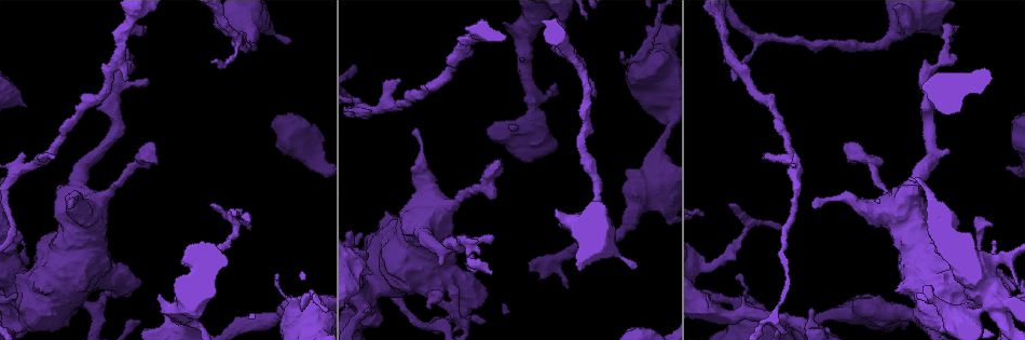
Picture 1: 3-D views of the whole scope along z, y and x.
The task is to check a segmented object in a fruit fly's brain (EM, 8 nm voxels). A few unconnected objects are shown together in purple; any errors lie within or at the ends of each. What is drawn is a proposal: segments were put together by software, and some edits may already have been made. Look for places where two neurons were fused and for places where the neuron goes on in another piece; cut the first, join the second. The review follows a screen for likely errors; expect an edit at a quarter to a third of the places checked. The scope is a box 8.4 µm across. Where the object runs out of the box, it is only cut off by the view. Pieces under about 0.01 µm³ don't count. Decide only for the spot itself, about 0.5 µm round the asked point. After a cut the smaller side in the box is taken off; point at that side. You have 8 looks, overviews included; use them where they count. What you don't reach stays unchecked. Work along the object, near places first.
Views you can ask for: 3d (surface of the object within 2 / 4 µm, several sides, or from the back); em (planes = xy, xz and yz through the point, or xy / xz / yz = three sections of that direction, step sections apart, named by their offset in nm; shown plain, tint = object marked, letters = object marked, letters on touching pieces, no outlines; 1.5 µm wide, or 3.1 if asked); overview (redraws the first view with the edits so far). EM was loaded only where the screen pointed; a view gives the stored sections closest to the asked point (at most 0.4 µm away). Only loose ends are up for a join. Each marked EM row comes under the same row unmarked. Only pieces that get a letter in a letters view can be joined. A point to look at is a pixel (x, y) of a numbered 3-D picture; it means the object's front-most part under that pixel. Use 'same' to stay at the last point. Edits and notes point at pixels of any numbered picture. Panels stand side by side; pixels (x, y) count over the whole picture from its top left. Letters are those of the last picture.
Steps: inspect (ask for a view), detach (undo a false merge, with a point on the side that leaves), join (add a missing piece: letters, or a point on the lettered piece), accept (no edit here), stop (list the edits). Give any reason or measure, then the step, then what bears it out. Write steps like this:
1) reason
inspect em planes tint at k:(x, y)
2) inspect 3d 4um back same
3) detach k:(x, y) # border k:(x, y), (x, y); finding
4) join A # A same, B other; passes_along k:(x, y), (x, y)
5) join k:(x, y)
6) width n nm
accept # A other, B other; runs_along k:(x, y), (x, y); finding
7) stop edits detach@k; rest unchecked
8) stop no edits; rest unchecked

thick turns thin
inspect em yz step 4 tint at 1:(991, 265)

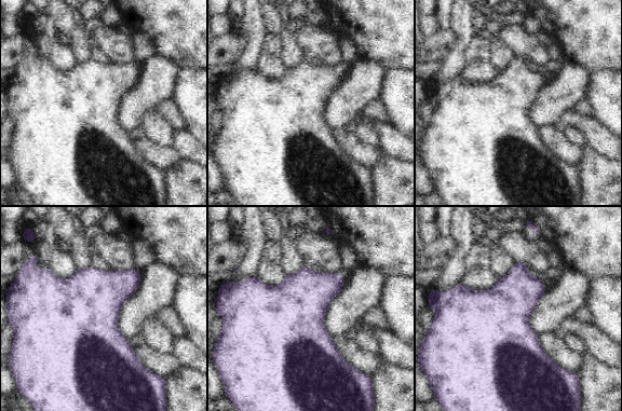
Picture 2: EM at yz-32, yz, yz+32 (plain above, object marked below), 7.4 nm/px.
inspect em planes letters same

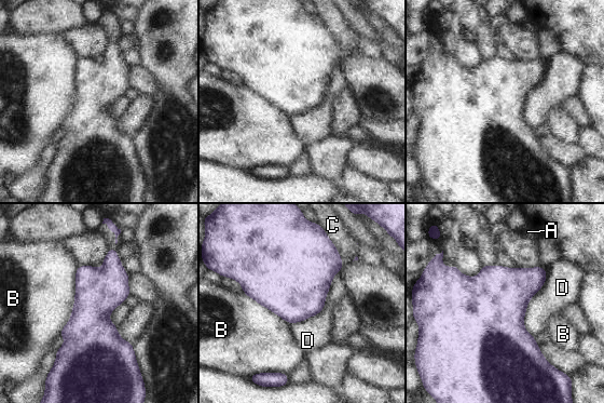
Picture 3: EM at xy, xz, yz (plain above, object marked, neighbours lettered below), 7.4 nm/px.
accept # A other, B other, C other, D other; border 3:(547, 270), (525, 311), (533, 337); continuous, no second neuron

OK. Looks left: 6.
free end
inspect 3d 4um at 1:(27, 105)

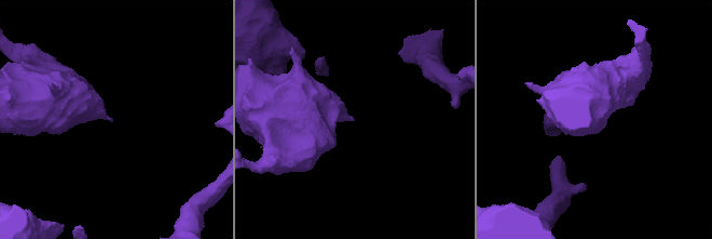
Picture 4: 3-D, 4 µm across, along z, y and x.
need the tissue
inspect em xy step 4 letters at 4:(354, 119)

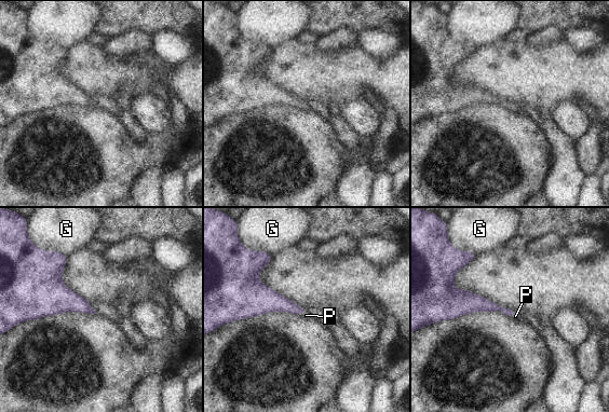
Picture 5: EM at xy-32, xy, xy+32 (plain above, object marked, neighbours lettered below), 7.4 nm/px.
join P # G other, P same; passes_along 5:(474, 303), (505, 314), (515, 316); the neuron continues

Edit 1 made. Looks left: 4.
inspect em yz step 4 tint at 1:(495, 160)

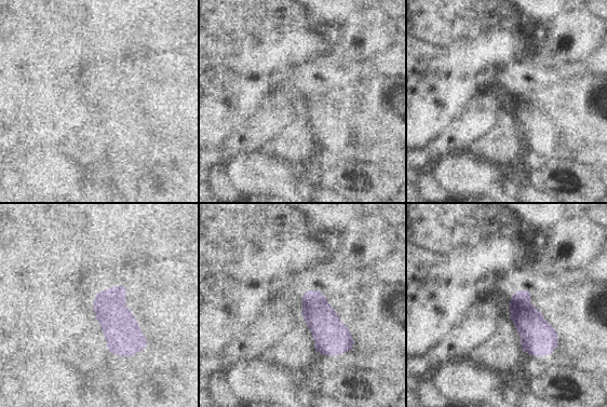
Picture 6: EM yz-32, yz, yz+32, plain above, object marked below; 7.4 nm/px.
another direction
inspect em planes letters same

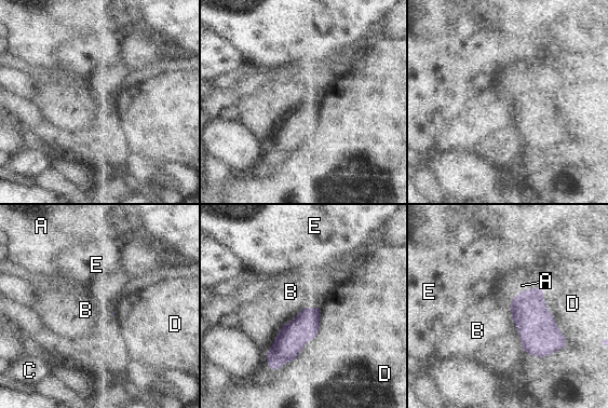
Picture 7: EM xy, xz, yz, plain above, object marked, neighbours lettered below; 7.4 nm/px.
longest_contact D 600 nm
accept # A other, B other, C other, D other, E other; border 7:(320, 306), (304, 307), (284, 323); none of them fits

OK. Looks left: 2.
stop edits join@5; rest unchecked

